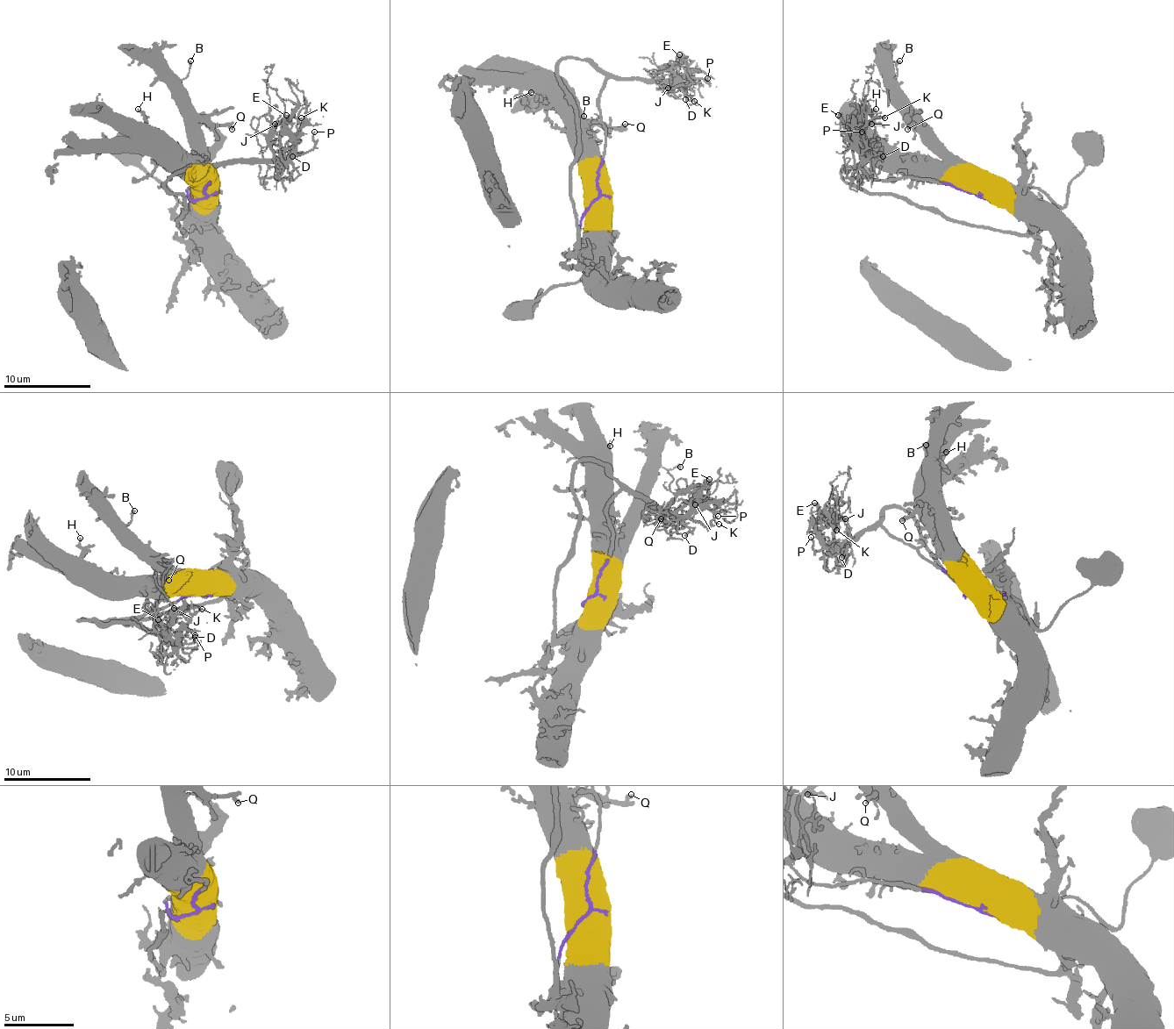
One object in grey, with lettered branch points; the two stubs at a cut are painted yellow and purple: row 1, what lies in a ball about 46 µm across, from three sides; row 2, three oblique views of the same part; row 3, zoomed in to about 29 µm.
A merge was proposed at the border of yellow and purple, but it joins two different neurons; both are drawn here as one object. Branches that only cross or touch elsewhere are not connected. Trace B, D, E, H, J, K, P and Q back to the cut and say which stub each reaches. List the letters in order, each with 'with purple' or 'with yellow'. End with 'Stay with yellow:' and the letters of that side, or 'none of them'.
B: with yellow
D: with purple
E: with purple
H: with yellow
J: with purple
K: with purple
P: with purple
Q: with yellow
Stay with yellow: B, H, Q

